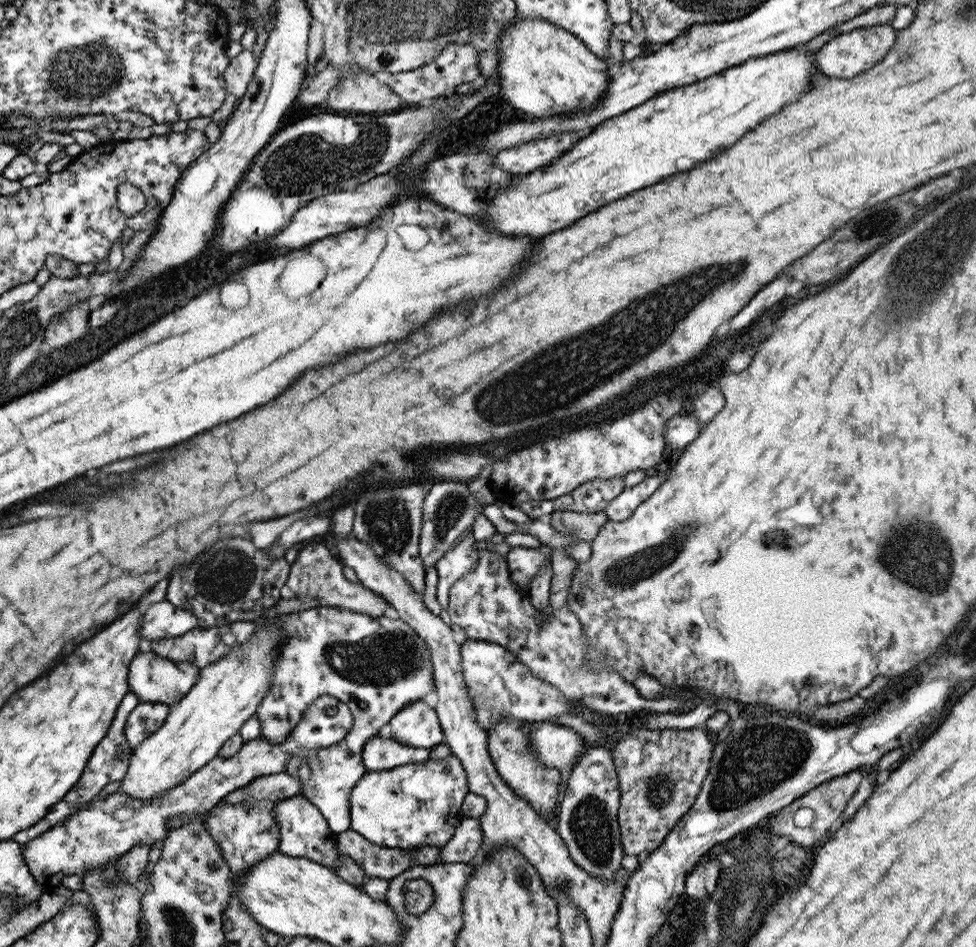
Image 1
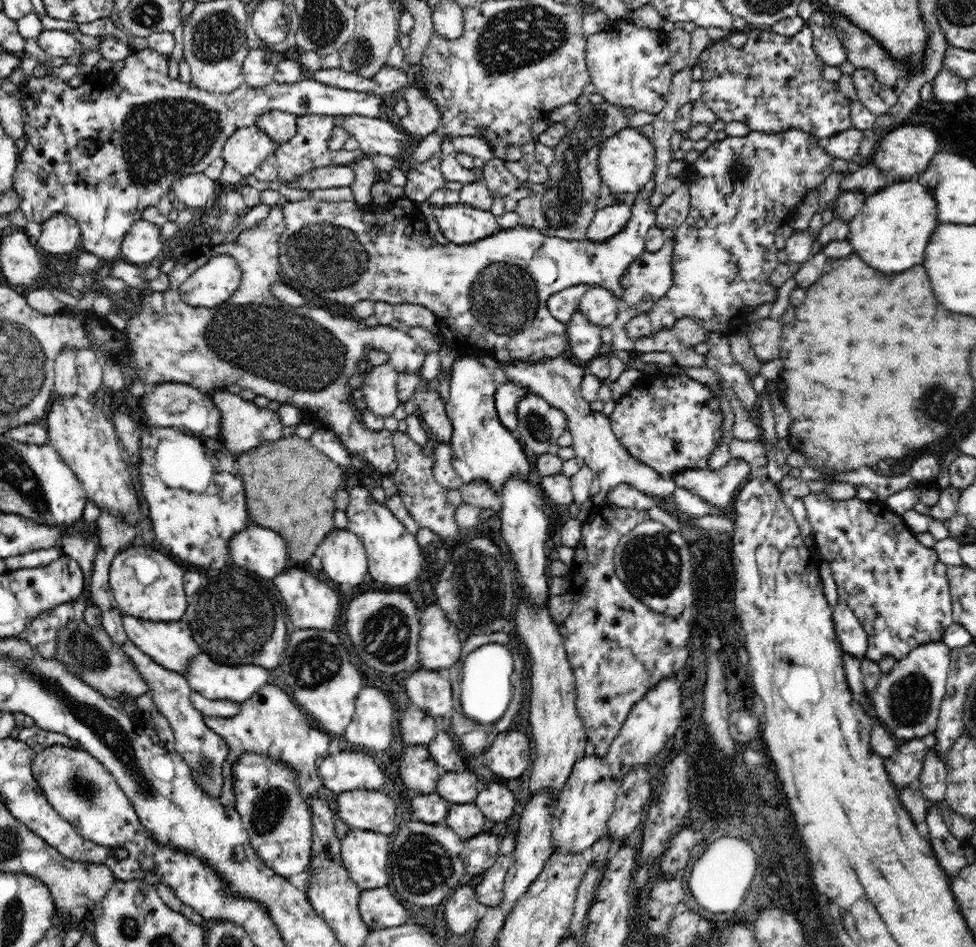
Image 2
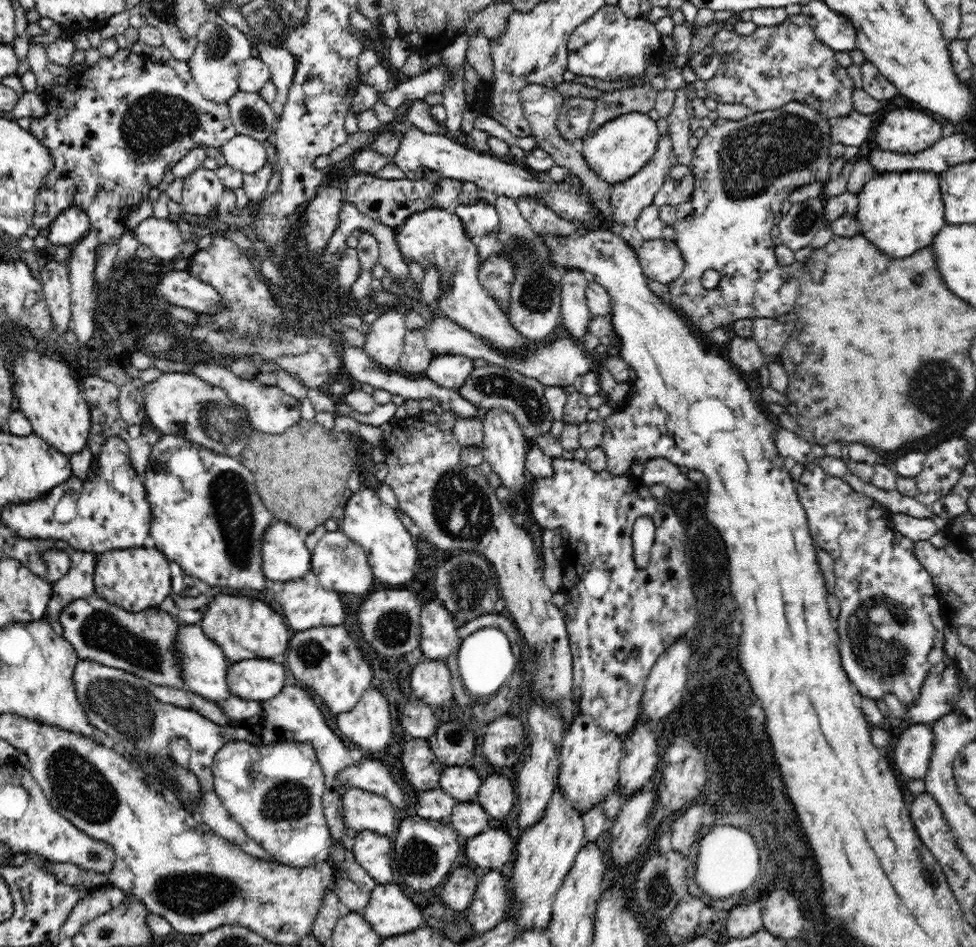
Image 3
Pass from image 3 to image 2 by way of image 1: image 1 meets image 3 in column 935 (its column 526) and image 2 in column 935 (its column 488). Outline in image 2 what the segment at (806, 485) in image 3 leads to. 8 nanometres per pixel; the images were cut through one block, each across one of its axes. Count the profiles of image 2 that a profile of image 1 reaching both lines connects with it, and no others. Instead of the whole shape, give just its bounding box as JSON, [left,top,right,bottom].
[804,494,954,662]

